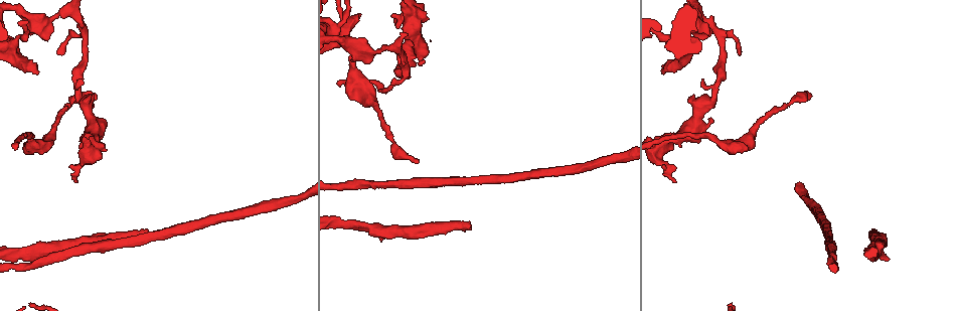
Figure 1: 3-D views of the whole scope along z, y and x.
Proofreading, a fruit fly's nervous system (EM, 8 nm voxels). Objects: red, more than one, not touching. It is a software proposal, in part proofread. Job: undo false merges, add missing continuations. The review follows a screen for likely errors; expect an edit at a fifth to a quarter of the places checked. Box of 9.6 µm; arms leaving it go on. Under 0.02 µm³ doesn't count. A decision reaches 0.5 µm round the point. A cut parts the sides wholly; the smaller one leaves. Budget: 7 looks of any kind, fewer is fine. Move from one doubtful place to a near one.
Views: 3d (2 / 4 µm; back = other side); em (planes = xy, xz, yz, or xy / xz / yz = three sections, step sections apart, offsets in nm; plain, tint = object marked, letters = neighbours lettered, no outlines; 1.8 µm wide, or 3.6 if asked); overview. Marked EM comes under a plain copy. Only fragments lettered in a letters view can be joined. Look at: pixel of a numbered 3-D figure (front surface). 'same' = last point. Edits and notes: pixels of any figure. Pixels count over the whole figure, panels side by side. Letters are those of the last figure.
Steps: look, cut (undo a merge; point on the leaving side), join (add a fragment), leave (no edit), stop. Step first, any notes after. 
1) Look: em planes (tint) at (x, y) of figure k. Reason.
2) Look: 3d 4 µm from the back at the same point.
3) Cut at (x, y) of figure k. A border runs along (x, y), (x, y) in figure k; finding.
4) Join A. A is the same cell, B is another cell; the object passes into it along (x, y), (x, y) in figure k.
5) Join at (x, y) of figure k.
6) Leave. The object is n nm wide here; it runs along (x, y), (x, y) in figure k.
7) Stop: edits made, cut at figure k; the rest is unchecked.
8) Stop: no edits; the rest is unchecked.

Look: em planes (letters) at (470, 227) of figure 1. An open end.

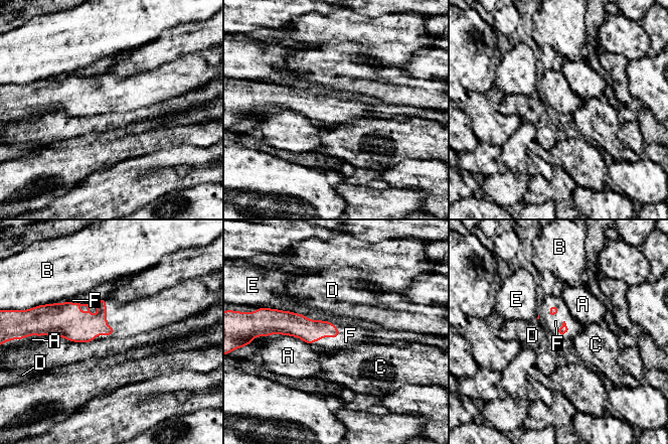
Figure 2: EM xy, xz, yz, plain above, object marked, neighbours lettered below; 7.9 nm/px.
Join F. The longest contact is with A, 360 nm; F is the same cell, A, B, C, D and E are other cells; the neuron continues.

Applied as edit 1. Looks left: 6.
Look: overview.

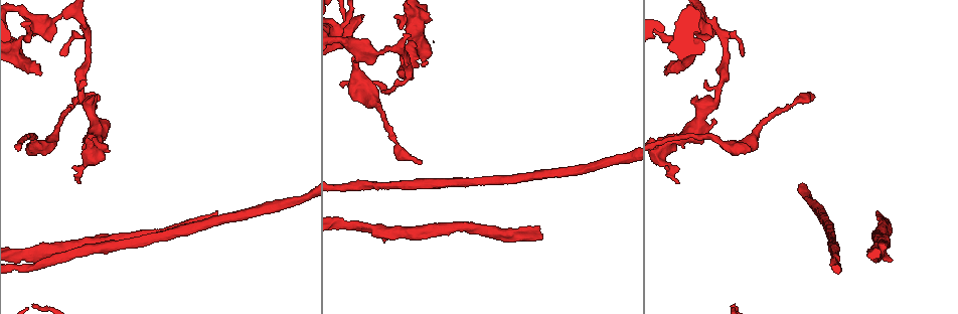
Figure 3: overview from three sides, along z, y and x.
Look: 3d 2 µm at (539, 225) of figure 3. Free end.

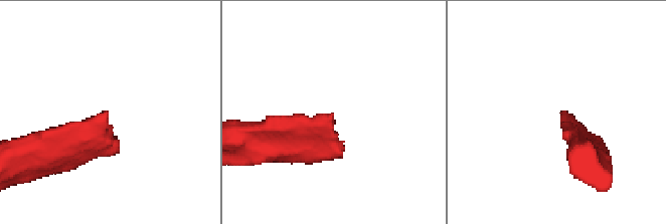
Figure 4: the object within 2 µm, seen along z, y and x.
Look: em planes (letters) at (333, 113) of figure 4.

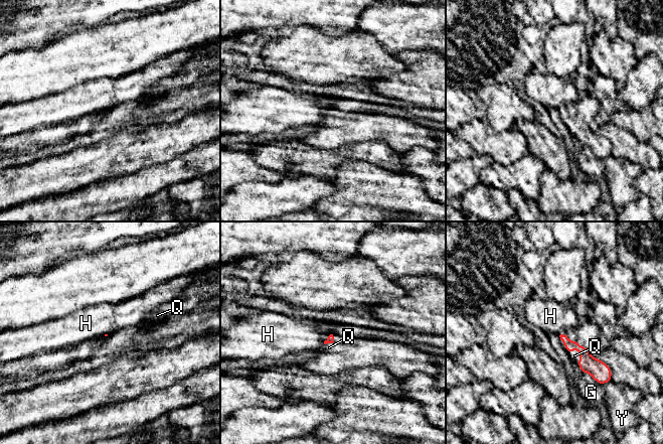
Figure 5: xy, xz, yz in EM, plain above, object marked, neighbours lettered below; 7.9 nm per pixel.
Join Q. The longest contact is with G, 190 nm; Q is the same cell, G, H and Y are other cells; it goes on there.

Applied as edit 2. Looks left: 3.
Look: em planes (letters) at (78, 182) of figure 3. Free end.

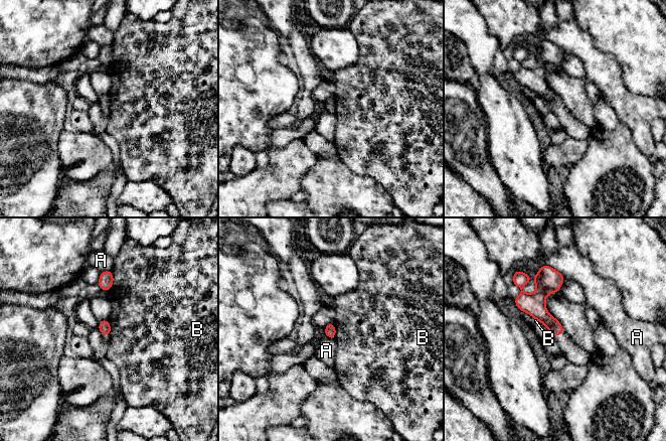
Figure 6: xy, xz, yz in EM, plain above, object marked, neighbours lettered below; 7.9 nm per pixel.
Leave. A and B are other cells; a border runs along (112, 271), (113, 284), (107, 292) in figure 6; no lettered fragment goes on from it.

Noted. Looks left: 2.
Stop: edits made, join at figure 2, join at figure 5; the rest is unchecked.

